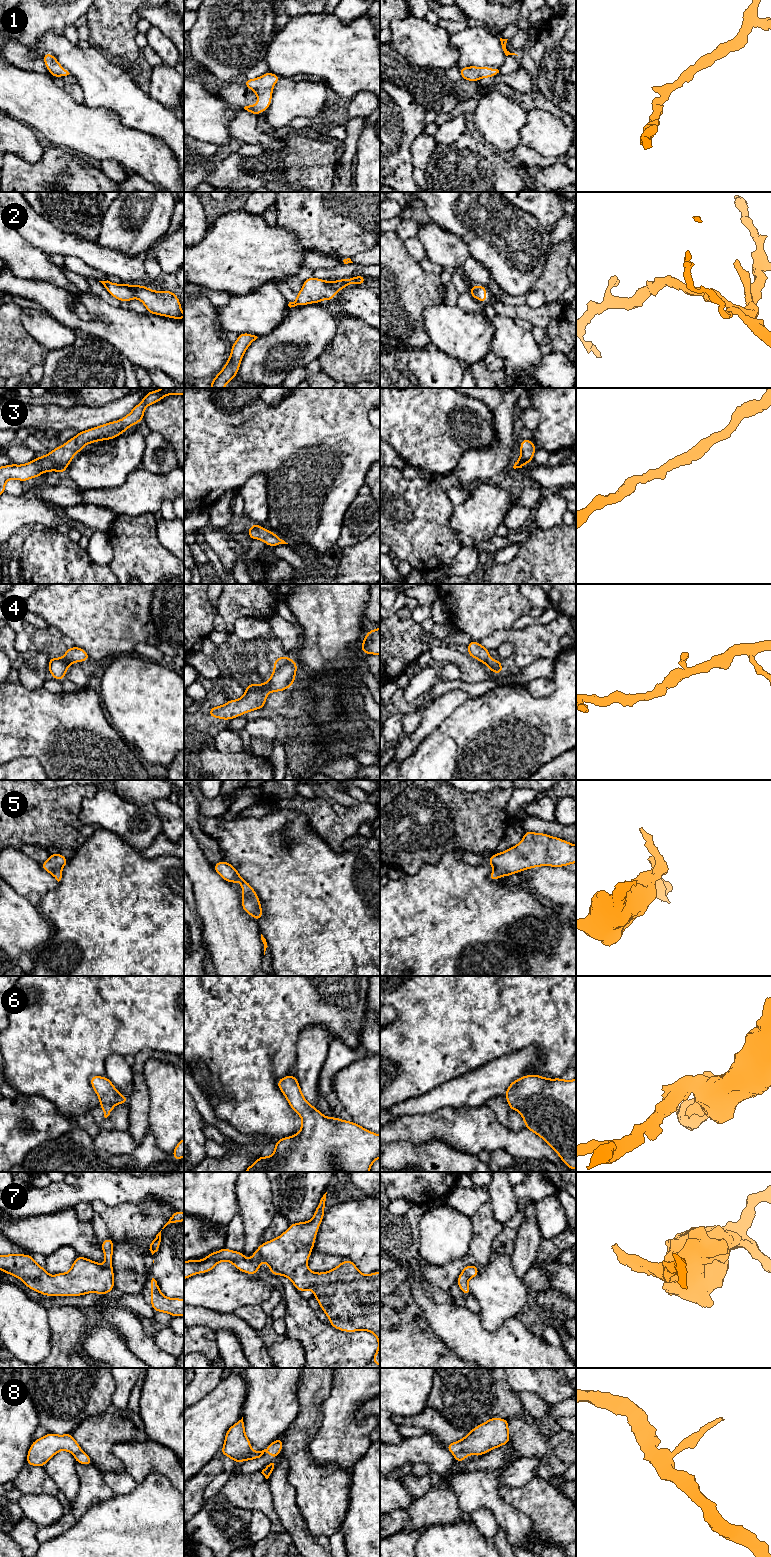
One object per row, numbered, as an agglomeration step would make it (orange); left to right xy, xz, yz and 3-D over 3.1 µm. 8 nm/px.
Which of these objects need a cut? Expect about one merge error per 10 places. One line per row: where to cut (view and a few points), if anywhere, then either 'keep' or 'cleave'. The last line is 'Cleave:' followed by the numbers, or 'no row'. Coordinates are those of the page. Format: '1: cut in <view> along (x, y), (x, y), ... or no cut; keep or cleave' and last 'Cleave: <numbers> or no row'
1: no cut; keep
2: no cut; keep
3: no cut; keep
4: no cut; keep
5: no cut; keep
6: no cut; keep
7: no cut; keep
8: cut in yz along (468, 1452), (461, 1451), (454, 1455); cleave
Cleave: 8

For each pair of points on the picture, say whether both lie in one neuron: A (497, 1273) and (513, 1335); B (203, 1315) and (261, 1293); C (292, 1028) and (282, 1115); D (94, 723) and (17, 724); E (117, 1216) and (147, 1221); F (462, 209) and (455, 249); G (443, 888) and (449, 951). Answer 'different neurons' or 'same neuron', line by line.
A: different neurons
B: different neurons
C: same neuron
D: same neuron
E: same neuron
F: different neurons
G: same neuron

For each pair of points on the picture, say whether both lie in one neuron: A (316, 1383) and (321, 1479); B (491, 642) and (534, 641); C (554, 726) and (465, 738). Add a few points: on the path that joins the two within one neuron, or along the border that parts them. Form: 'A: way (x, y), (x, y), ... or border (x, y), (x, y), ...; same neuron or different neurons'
A: way (309, 1407), (309, 1419), (303, 1428), (303, 1455); same neuron
B: way (502, 637), (516, 637), (523, 640); same neuron
C: way (532, 726), (487, 737); same neuron

